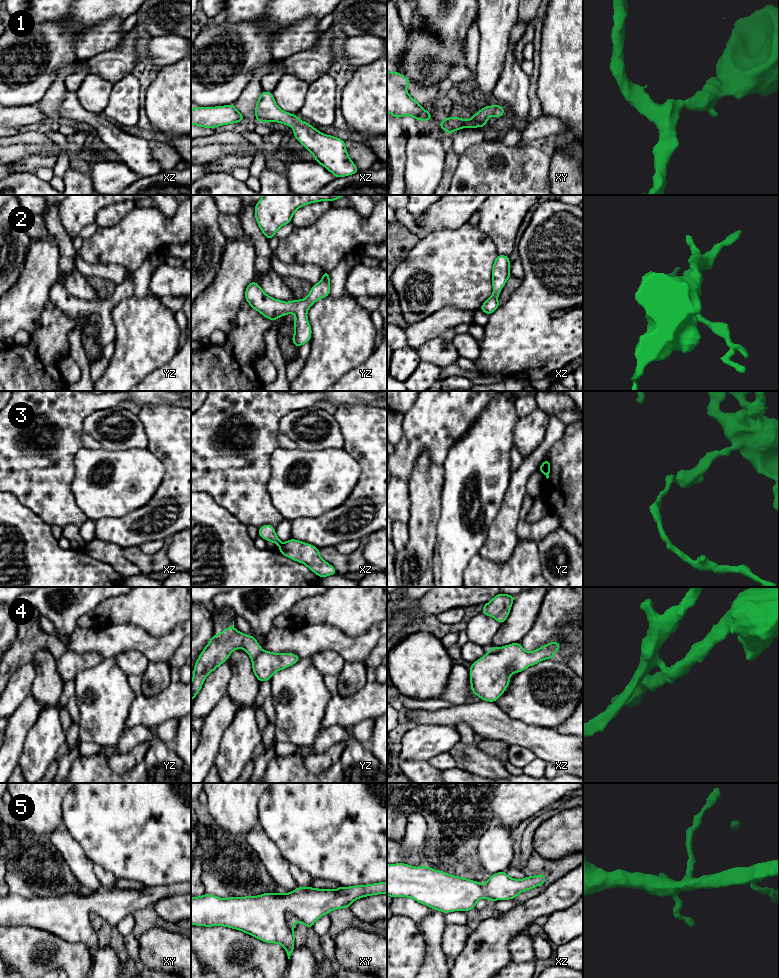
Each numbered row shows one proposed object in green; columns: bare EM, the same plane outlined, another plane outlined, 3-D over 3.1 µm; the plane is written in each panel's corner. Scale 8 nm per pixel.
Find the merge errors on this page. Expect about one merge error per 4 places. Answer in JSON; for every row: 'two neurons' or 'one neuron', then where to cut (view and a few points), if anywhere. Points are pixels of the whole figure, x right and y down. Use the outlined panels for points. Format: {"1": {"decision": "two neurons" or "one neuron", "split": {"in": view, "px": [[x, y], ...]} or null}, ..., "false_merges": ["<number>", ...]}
{"1": {"decision": "one neuron", "split": null}, "2": {"decision": "one neuron", "split": null}, "3": {"decision": "two neurons", "split": {"in": "xz", "px": [[282, 543], [280, 546]]}}, "4": {"decision": "two neurons", "split": {"in": "xz", "px": [[500, 648], [494, 653], [487, 654]]}}, "5": {"decision": "one neuron", "split": null}, "false_merges": ["3", "4"]}

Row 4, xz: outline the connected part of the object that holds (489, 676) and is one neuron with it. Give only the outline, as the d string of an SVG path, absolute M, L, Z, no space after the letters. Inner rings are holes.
M557 641L527 652L520 643L505 645L495 654L485 654L469 668L472 693L495 702L509 685L513 673L522 672L544 659L552 659L561 647Z

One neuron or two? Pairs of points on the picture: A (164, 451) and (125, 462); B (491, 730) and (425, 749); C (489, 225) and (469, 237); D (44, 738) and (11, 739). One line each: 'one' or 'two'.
A: two
B: two
C: two
D: two

